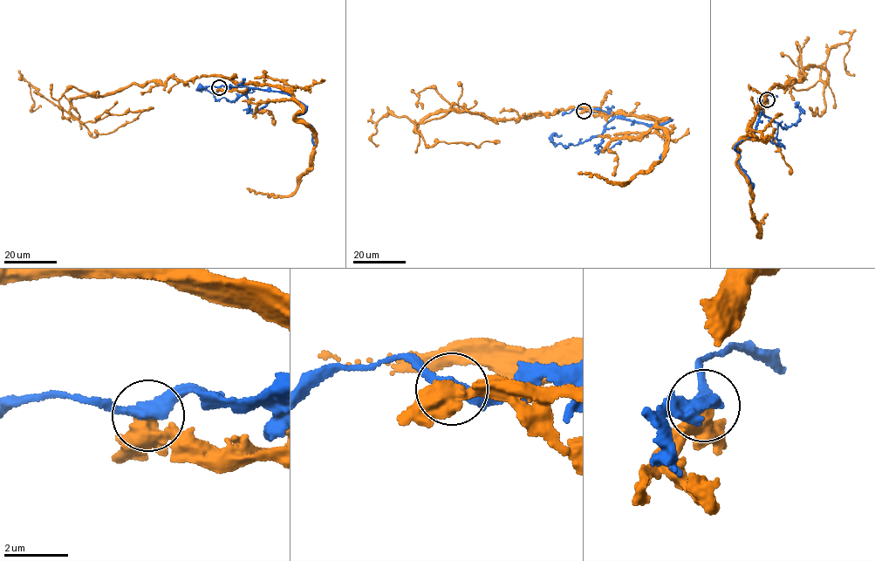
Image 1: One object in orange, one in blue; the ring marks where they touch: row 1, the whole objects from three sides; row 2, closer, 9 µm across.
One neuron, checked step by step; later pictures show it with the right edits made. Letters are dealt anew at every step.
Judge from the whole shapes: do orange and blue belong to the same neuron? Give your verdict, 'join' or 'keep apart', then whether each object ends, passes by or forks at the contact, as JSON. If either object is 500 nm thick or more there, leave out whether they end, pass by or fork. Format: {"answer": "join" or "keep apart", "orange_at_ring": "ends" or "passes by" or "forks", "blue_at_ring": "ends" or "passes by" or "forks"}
{"answer": "keep apart", "orange_at_ring": "forks", "blue_at_ring": "passes by"}

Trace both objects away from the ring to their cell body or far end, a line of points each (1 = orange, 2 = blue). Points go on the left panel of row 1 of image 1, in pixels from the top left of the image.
1: (219, 87), (236, 88), (227, 78), (172, 76), (78, 97), (70, 110), (94, 137), (153, 107)
2: (219, 87), (246, 86), (289, 93), (294, 99), (303, 103), (306, 109), (296, 119), (312, 126), (315, 145)

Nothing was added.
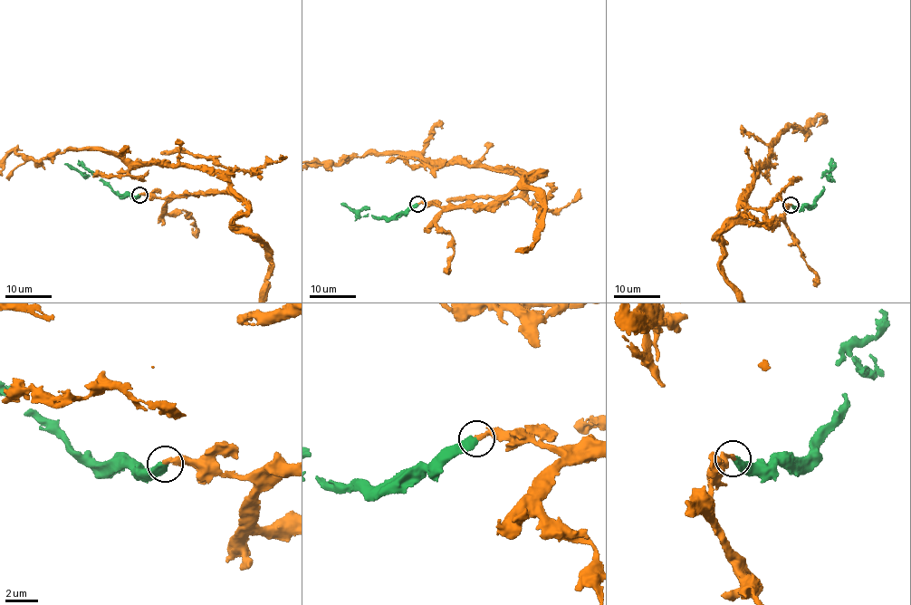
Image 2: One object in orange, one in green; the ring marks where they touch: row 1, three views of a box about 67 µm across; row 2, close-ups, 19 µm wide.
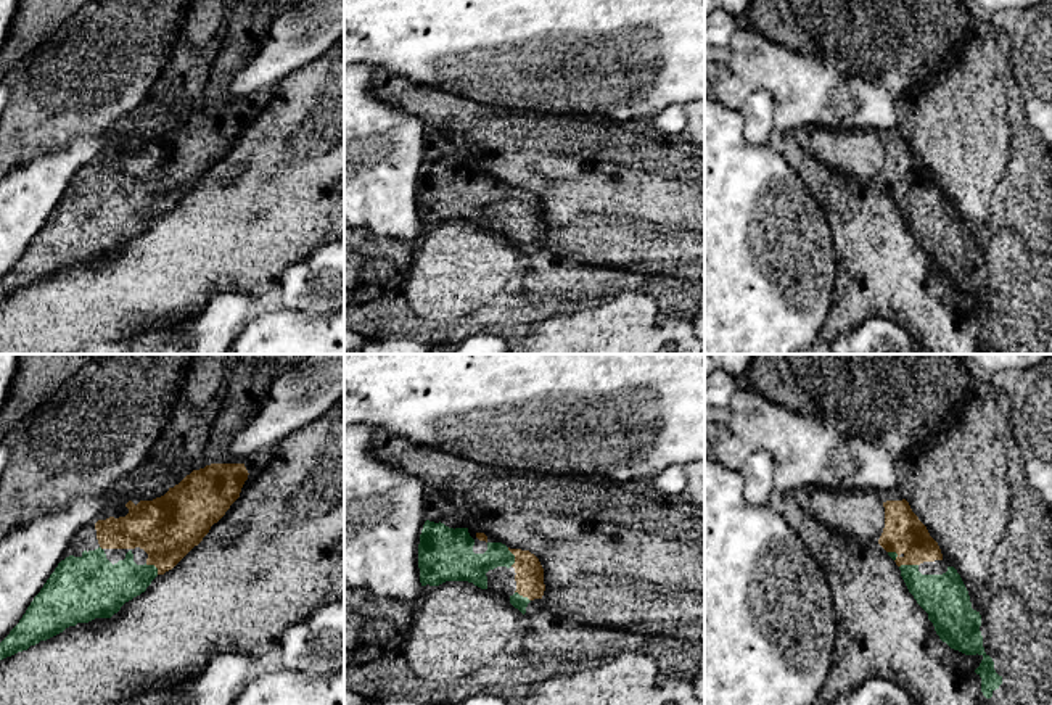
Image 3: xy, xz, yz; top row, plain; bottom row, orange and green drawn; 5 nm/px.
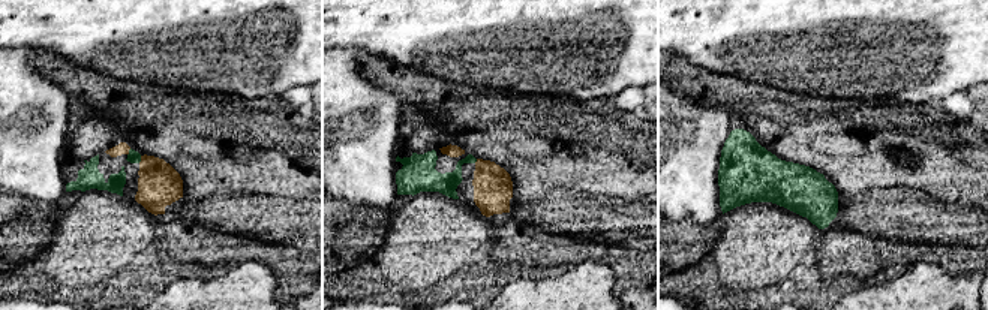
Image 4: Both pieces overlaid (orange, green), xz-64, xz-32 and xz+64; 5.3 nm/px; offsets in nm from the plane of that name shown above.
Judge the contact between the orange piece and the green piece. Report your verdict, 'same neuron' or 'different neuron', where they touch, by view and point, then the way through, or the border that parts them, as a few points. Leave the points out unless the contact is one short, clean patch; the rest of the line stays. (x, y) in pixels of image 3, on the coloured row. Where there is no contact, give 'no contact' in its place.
same neuron; meets orange in xz at (515, 557)

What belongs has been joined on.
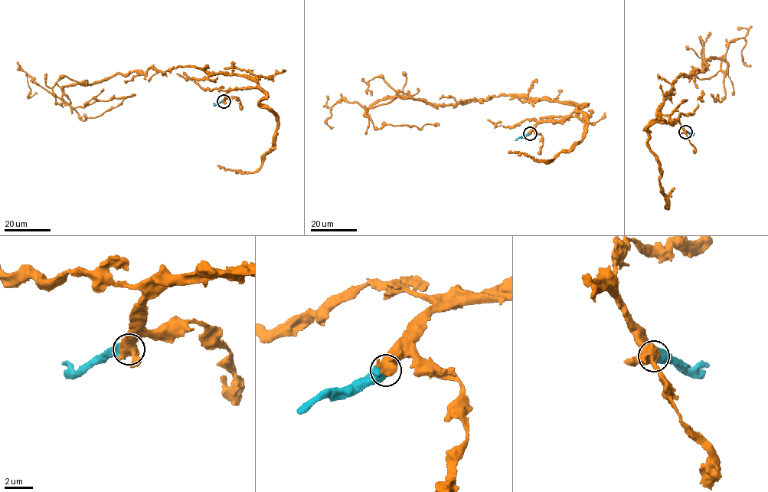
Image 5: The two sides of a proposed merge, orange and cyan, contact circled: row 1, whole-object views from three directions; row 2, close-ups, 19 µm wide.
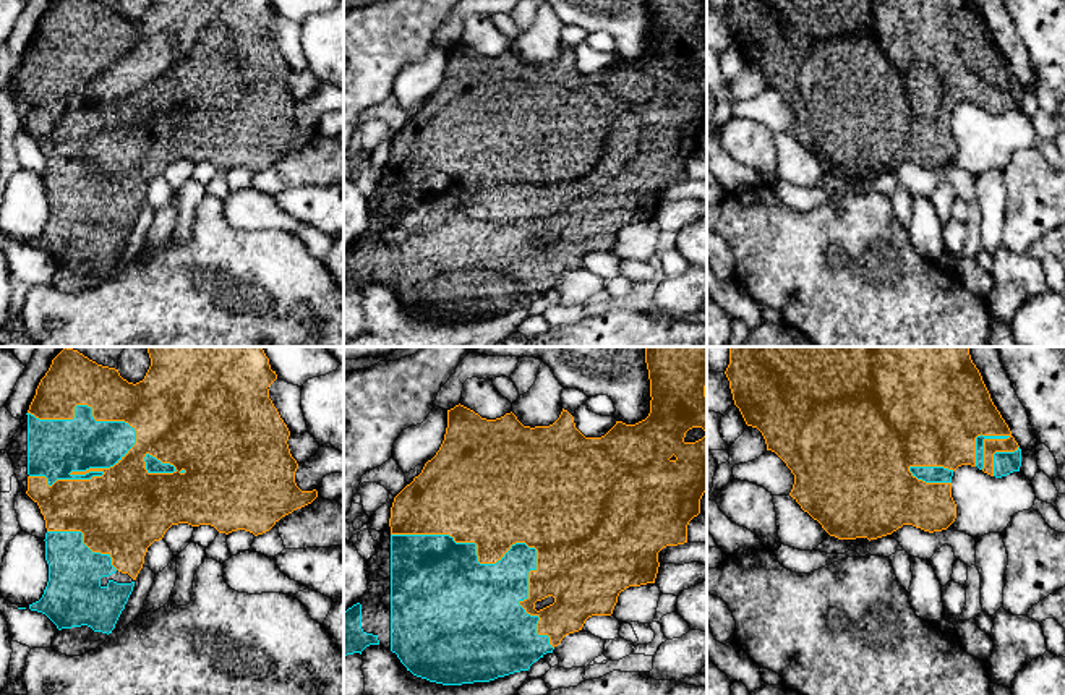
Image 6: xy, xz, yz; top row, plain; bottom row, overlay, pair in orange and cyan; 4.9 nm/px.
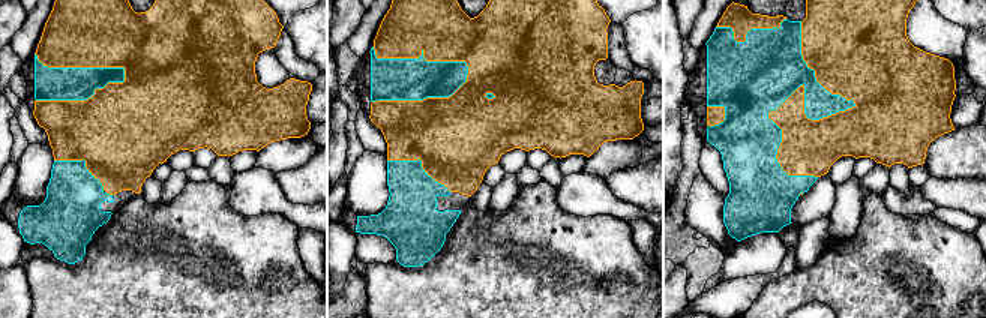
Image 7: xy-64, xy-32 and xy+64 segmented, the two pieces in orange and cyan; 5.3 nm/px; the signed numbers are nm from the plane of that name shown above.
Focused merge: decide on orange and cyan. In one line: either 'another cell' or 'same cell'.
same cell

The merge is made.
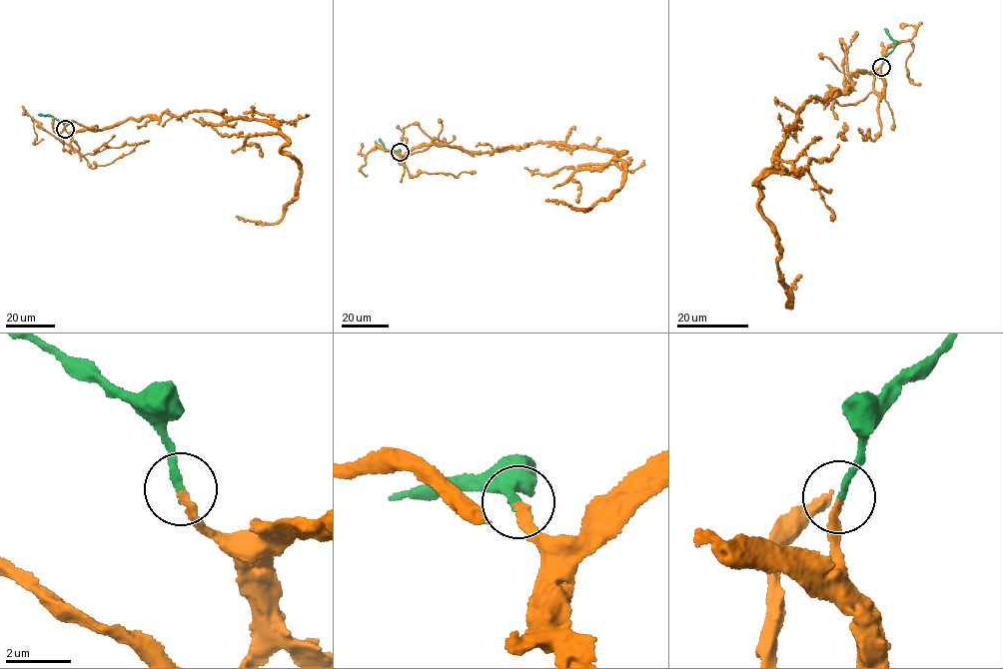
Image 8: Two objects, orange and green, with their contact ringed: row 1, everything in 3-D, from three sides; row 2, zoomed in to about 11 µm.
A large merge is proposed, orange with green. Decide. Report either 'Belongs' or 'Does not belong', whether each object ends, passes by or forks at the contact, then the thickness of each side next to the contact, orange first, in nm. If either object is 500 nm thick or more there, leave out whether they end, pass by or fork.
Belongs. At the ring orange ends. At the ring green ends. Thickness 200 nm (orange) against 200 nm

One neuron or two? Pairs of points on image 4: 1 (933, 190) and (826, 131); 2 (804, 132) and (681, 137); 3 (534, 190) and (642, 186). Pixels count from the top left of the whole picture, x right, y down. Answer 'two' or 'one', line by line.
1: one
2: two
3: one

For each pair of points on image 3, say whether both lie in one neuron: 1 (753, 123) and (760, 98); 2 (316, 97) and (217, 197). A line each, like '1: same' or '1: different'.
1: same
2: same

